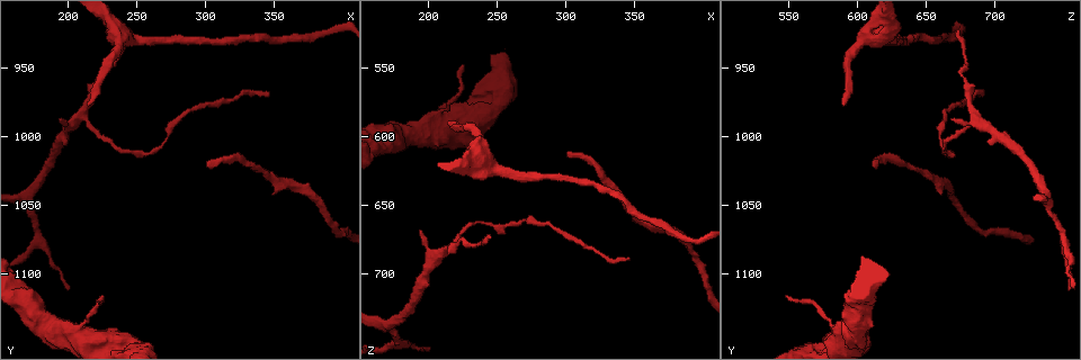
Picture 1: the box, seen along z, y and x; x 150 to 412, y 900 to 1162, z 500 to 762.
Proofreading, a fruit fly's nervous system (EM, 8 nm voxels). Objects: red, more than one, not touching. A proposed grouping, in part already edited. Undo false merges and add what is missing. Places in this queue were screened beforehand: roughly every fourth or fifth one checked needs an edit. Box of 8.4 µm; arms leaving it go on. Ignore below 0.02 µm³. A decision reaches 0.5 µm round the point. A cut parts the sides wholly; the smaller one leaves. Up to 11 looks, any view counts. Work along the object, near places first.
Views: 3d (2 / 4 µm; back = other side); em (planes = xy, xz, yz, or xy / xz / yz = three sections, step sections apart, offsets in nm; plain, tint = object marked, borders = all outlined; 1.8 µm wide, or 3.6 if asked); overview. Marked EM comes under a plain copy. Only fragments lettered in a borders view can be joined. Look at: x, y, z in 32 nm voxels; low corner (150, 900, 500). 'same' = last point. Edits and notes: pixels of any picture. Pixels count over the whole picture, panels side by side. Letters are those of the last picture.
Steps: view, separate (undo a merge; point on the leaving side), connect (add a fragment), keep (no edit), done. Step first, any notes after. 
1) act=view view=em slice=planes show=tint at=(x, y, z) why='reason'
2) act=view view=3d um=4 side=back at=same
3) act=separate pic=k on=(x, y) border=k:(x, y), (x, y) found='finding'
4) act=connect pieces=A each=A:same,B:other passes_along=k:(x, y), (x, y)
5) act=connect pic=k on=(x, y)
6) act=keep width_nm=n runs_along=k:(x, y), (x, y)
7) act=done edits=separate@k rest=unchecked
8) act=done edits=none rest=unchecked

act=view view=em slice=planes show=borders at=(244, 922, 672) why='thin end'

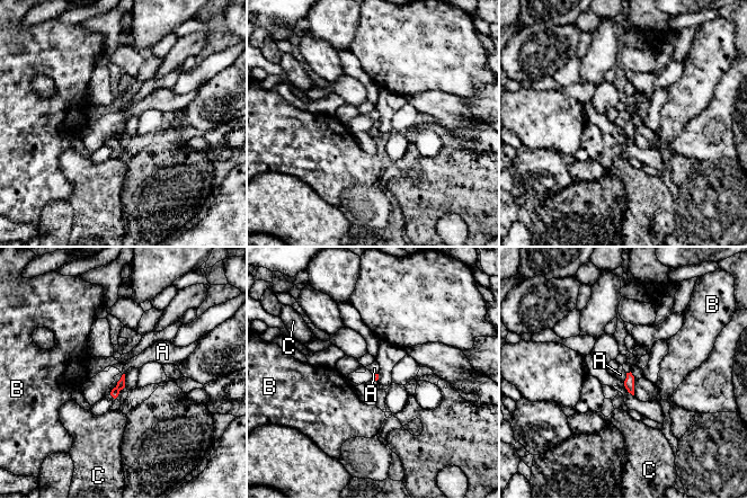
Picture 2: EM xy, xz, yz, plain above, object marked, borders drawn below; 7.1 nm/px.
act=connect pieces=A longest_contact=A:160nm each=A:same,B:other,C:other found='the neuron continues'

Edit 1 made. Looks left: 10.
act=view view=overview

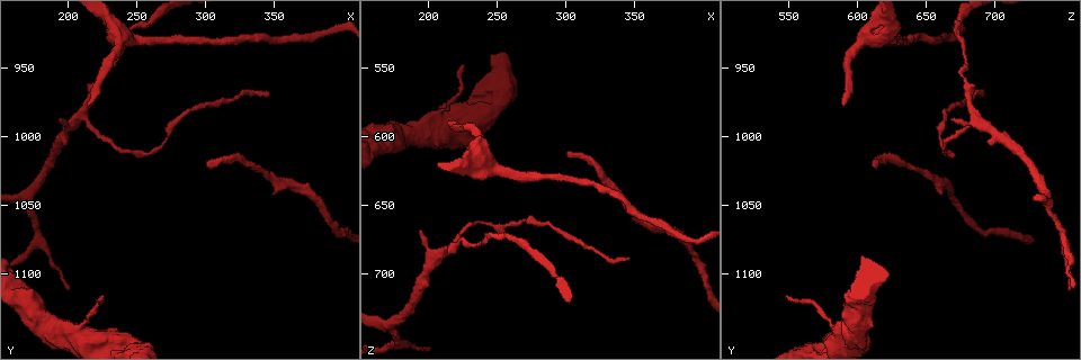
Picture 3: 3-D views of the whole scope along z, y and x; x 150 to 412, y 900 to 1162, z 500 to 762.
act=view view=3d um=2 at=(238, 926, 616) why='a fork'

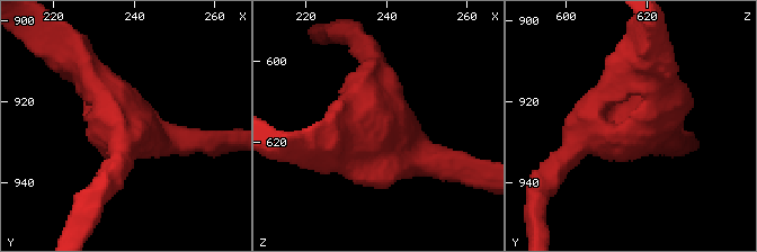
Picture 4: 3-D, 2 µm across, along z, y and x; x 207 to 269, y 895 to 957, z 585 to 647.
act=view view=em slice=planes show=borders at=(239, 928, 616) arms=3 arm_widths_nm=190,220,300 why='now the EM'

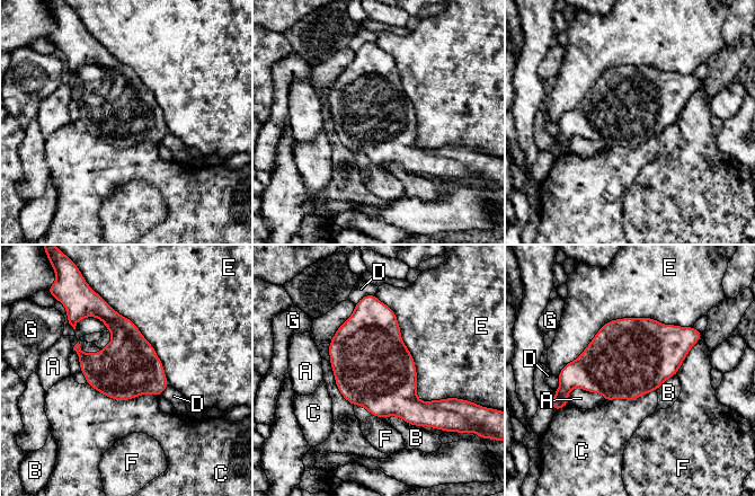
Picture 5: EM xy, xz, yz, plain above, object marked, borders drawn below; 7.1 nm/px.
act=keep each=A:other,B:other,C:other,D:other,E:other,F:other,G:other found='all the same neuron'

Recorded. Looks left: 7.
act=view view=3d um=2 at=(194, 986, 670) why='tapers out'

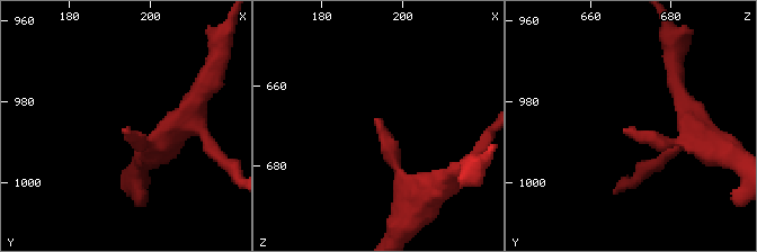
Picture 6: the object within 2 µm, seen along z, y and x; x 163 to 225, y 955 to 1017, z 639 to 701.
act=view view=em slice=planes show=borders at=(194, 987, 669) why='now the EM'

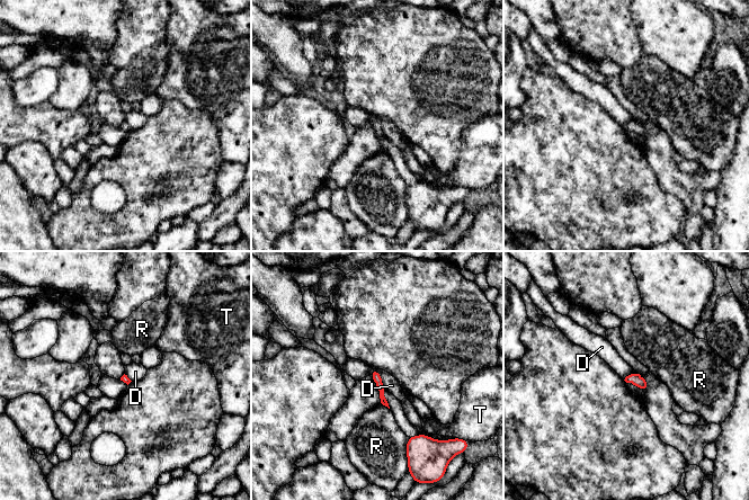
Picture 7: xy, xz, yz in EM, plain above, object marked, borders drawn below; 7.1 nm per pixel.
act=keep each=D:other,R:other,T:other border=7:(374, 371), (379, 374), (386, 390) found='none of them fits'

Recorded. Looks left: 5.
act=done edits=connect@2 rest=unchecked

